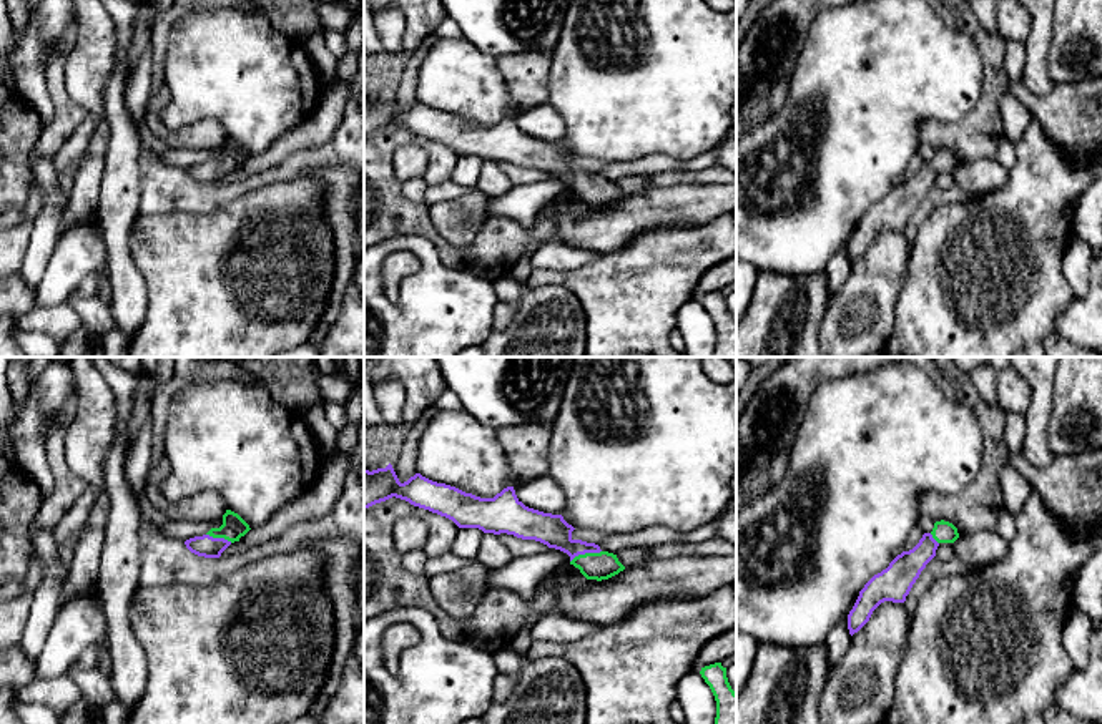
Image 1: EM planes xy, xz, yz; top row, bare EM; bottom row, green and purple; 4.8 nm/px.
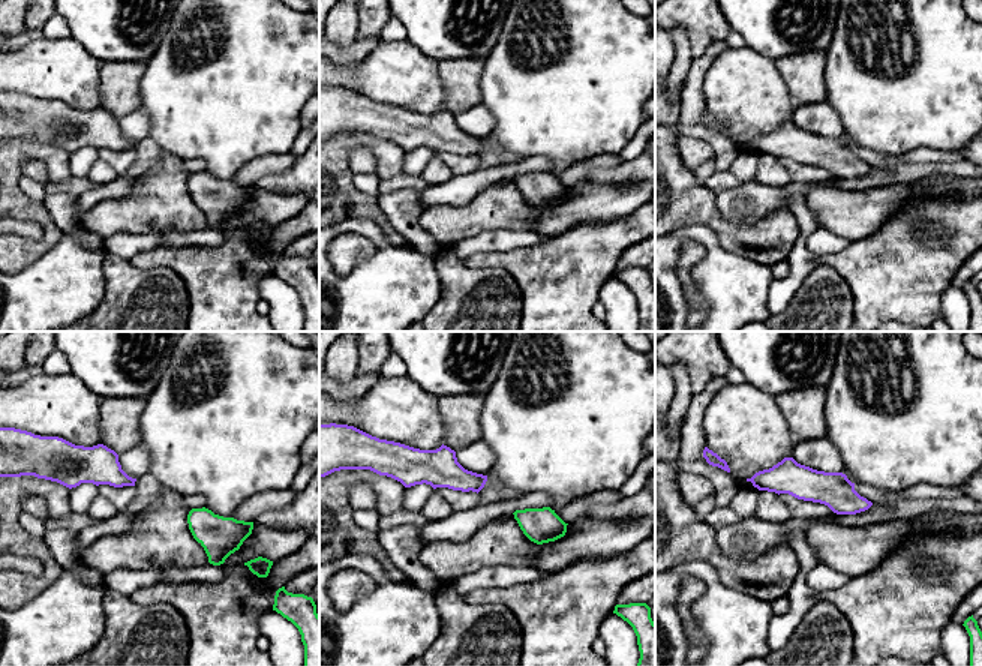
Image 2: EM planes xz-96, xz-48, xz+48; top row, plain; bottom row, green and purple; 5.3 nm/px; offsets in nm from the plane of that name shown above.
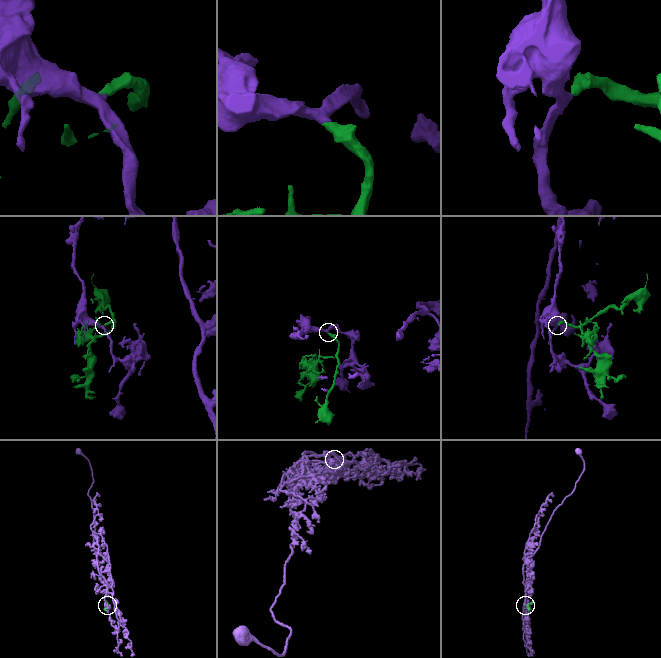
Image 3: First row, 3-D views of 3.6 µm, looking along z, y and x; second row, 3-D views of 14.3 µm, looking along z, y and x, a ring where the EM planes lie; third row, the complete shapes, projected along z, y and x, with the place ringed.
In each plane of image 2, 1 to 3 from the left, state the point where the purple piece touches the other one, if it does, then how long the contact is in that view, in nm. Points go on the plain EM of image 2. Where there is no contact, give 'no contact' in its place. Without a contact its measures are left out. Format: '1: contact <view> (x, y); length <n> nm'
1: no contact
2: no contact
3: no contact

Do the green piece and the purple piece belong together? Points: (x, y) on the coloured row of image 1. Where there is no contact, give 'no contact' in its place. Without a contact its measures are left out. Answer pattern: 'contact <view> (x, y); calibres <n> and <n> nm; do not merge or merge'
contact xz (585, 553); calibres 140 and 160 nm; merge

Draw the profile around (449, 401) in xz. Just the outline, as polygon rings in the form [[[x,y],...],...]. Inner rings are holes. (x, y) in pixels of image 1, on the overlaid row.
[[[445,389],[440,394],[440,399],[437,400],[434,407],[437,410],[462,410],[460,399],[450,389]]]

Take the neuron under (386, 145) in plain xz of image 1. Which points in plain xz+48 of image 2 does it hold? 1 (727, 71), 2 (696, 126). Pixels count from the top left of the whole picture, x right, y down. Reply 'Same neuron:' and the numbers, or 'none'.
Same neuron: 2

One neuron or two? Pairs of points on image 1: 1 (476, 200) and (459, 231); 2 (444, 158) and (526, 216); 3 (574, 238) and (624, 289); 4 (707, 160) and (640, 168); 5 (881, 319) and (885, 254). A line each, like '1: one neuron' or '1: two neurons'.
1: one neuron
2: two neurons
3: two neurons
4: one neuron
5: one neuron

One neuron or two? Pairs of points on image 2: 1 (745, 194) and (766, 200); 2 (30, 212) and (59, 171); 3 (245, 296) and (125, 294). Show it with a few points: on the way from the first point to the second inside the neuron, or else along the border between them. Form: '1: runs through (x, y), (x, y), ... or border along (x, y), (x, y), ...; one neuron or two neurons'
1: runs through (750, 198), (762, 200); one neuron
2: runs through (15, 188), (15, 162), (24, 153), (36, 153); one neuron
3: border along (167, 267), (171, 267), (186, 287), (189, 315); two neurons

